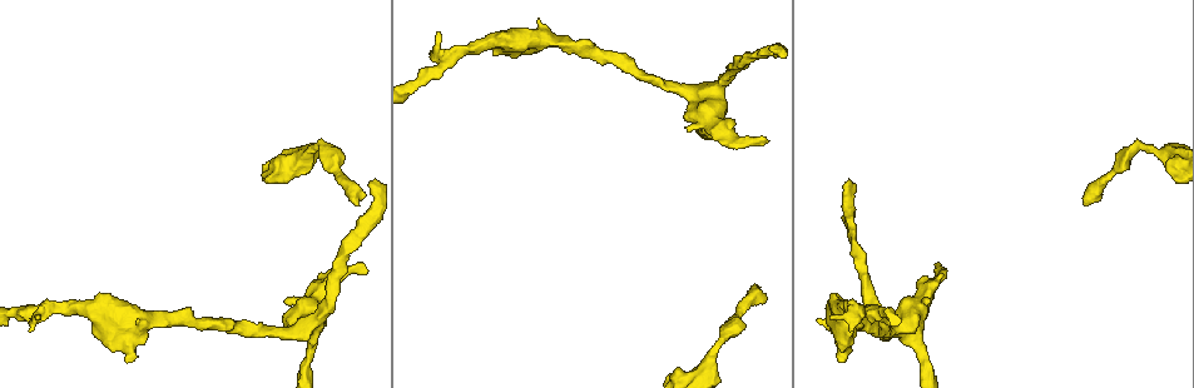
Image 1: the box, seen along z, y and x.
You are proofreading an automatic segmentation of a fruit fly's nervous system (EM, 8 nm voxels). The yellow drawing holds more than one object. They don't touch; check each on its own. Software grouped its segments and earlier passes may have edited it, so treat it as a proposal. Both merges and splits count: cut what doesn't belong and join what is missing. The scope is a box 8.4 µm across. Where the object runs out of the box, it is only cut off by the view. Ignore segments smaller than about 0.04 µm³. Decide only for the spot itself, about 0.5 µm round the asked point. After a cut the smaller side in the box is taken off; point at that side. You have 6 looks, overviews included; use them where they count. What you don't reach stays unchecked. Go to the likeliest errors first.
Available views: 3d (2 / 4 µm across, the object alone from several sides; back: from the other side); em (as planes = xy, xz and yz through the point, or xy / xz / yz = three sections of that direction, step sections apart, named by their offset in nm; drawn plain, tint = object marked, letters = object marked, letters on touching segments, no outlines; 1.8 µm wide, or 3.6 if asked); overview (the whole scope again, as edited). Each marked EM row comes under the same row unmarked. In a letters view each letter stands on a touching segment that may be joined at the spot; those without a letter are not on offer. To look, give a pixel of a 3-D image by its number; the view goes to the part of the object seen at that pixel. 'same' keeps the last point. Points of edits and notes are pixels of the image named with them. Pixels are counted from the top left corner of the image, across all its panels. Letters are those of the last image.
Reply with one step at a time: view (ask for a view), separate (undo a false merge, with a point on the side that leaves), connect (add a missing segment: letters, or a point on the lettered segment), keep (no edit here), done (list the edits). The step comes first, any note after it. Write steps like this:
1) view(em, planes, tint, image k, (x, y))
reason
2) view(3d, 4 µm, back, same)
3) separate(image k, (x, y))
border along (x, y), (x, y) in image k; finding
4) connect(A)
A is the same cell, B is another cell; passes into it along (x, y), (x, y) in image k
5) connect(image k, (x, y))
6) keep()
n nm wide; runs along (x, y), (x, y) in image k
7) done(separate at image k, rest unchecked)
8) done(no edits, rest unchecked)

view(3d, 2 µm, image 1, (38, 317))
branch stops here

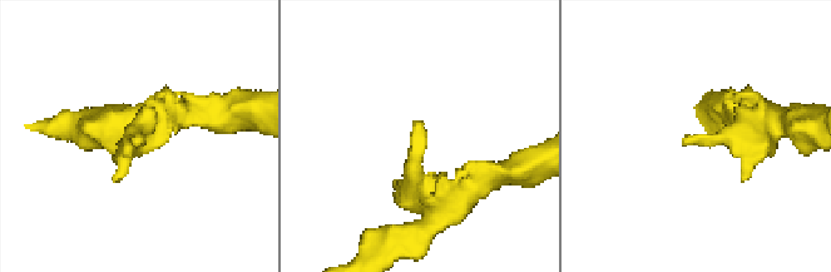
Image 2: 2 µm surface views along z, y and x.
view(em, xy, step 16, letters, image 2, (140, 142))

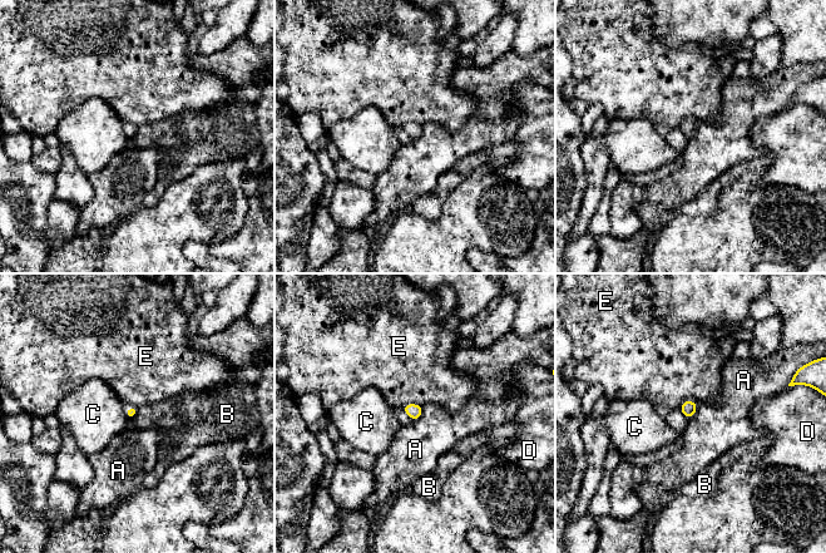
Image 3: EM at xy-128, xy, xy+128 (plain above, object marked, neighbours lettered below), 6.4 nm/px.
keep()
E touches over 130 nm; A, B, C, D and E are other cells; border along (423, 406), (423, 413), (414, 421) in image 3; no lettered segment goes on from it

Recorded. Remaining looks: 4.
view(em, 3.6 µm, planes, letters, image 1, (765, 137))
free end

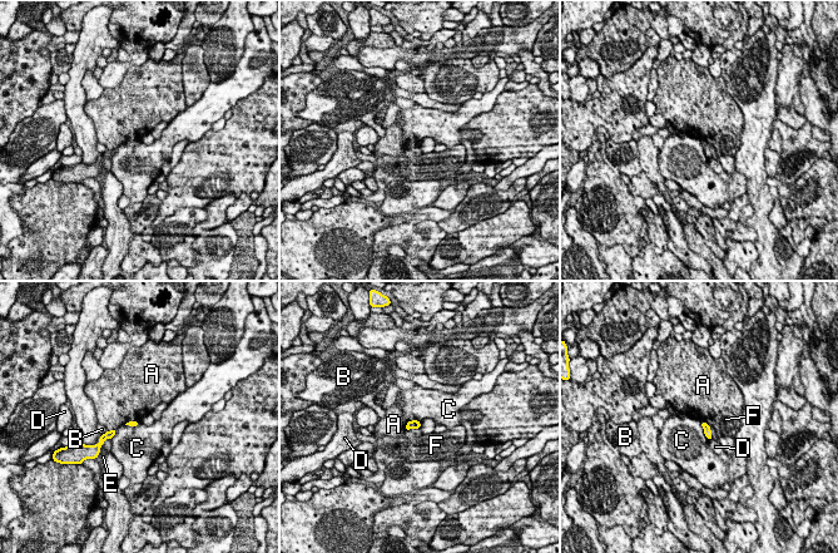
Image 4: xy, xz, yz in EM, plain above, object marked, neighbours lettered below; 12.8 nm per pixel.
keep()
A, B, C, D, E and F are other cells; border along (700, 421), (708, 440) in image 4; none of them fits

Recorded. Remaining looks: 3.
view(em, 3.6 µm, planes, letters, image 1, (126, 362))
stops while still wide

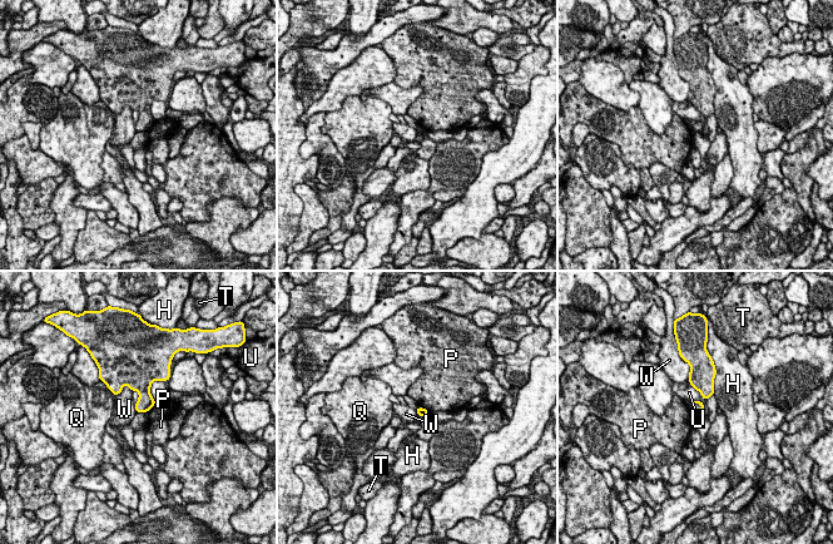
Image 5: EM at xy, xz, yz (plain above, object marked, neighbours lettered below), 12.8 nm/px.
keep()
H, P, Q, T, U and W are other cells; none of them fits

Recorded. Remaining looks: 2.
done(no edits, rest unchecked)

